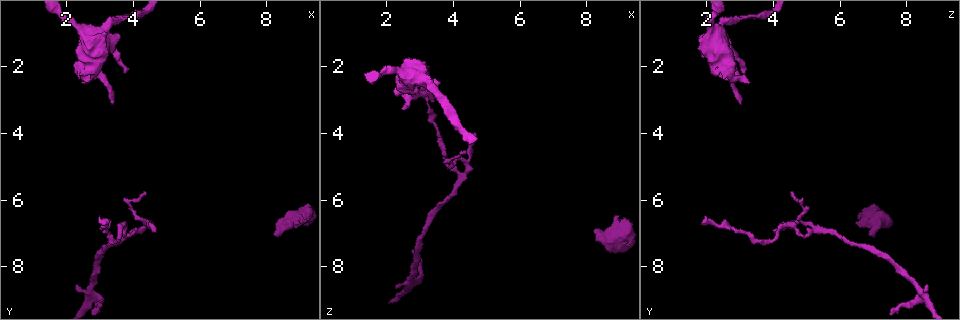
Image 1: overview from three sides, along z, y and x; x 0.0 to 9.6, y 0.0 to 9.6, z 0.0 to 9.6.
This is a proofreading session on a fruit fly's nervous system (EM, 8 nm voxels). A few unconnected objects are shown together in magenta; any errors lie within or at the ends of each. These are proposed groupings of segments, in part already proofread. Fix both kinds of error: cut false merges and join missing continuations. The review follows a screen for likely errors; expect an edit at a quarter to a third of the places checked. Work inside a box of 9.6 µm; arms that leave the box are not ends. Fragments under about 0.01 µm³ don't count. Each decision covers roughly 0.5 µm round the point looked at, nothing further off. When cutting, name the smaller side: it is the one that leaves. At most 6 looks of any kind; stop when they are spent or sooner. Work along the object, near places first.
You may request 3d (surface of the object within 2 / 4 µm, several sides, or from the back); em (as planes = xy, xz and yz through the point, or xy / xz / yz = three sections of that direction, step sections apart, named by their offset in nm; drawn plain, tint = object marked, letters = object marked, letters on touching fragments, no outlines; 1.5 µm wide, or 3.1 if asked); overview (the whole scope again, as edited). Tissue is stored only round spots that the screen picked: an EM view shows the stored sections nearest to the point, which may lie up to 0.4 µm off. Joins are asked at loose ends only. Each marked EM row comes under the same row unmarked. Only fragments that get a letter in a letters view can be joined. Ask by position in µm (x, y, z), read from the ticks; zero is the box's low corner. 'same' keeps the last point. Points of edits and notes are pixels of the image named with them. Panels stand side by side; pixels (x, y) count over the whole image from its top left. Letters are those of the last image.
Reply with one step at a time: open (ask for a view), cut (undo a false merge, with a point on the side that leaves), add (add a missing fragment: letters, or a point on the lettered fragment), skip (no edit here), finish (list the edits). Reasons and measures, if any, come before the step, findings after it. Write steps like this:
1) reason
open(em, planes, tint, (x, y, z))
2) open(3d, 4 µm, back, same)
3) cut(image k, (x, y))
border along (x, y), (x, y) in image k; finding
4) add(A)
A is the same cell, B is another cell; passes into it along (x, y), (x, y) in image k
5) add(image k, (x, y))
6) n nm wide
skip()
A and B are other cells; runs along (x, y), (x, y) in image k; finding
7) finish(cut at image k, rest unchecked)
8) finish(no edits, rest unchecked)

free end
open(em, yz, step 8, tint, (2.45, 2.45, 3.30))

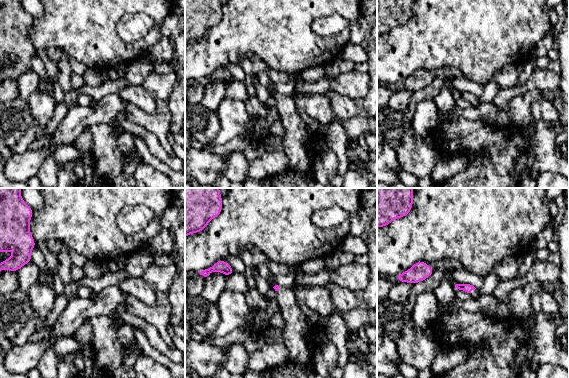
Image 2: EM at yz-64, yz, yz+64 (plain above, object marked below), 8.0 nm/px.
open(em, planes, tint, same)

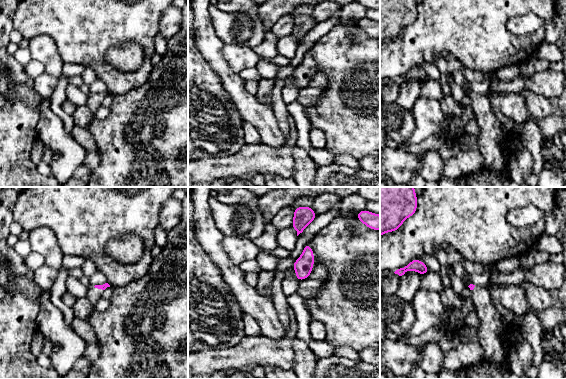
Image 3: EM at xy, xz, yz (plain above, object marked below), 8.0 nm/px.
open(em, planes, letters, same)

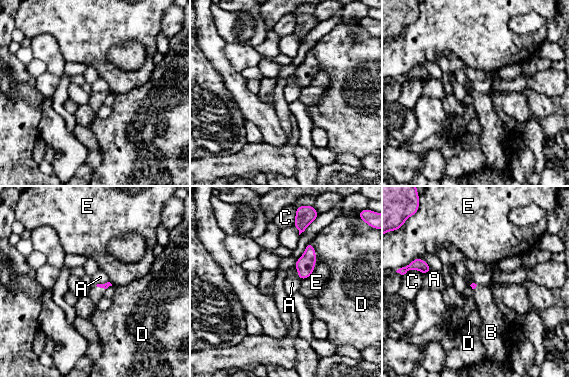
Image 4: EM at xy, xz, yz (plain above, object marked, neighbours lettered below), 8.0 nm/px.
add(B)
B is the same cell, A, C, D and E are other cells; passes into it along (106, 285), (100, 287), (96, 293) in image 4; the neuron continues

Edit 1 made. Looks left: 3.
open(overview)

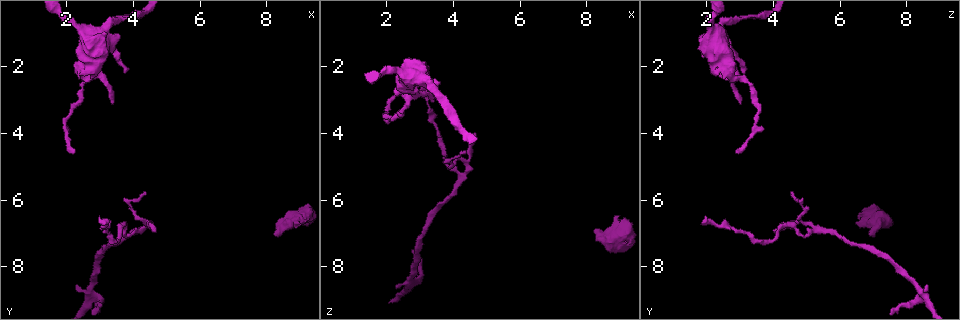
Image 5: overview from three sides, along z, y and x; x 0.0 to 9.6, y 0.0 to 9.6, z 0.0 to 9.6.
long arm stops here
open(em, xy, step 4, tint, (2.95, 6.50, 1.95))

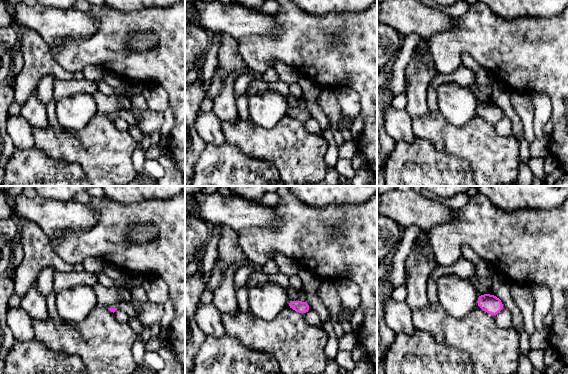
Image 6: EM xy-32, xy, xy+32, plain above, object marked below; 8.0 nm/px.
open(em, planes, letters, same)

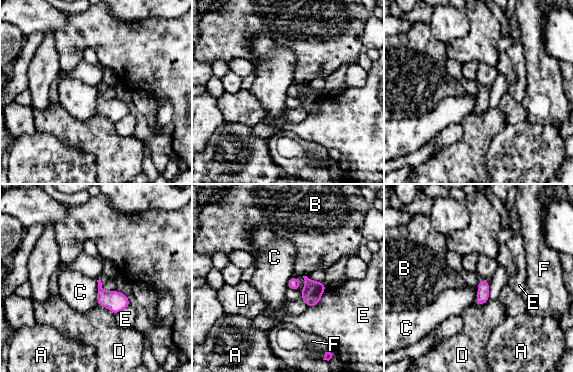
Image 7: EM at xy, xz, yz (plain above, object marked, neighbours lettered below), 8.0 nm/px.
90 nm wide
skip()
A, B, C, D, E and F are other cells; border along (96, 280), (98, 304) in image 7; no lettered fragment goes on from it

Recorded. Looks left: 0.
finish(add at image 4, rest unchecked)

